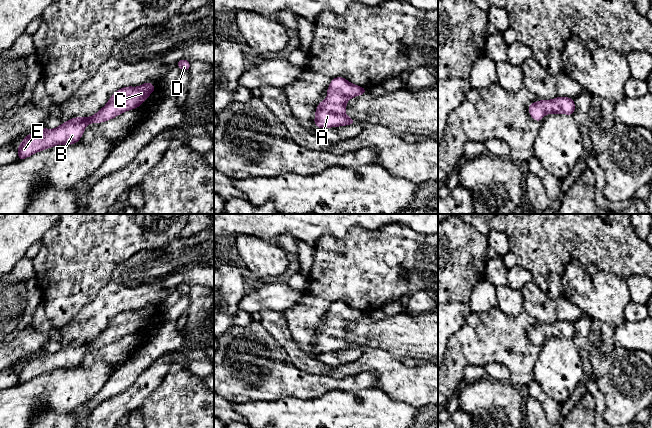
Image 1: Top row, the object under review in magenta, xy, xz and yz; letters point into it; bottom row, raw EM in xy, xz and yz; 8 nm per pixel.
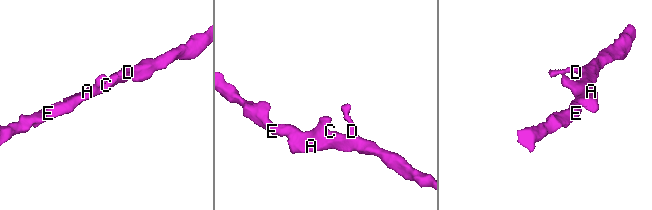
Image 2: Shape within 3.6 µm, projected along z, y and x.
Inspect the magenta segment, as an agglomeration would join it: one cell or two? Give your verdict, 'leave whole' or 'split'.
leave whole

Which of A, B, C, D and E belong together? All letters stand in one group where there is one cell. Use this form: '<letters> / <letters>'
A B C D E

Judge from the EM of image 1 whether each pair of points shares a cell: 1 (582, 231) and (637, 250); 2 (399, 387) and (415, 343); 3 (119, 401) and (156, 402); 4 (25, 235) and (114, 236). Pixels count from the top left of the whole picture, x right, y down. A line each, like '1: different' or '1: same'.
1: same
2: different
3: different
4: different

